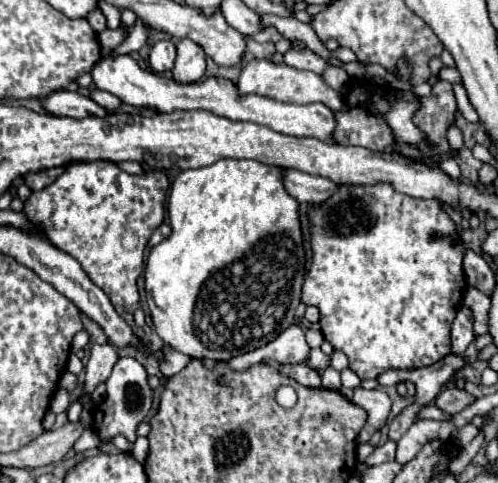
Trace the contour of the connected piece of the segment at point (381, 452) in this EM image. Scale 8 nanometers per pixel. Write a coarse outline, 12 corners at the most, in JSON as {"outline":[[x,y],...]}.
{"outline":[[387,441],[365,459],[367,465],[379,465],[395,459],[395,443]]}

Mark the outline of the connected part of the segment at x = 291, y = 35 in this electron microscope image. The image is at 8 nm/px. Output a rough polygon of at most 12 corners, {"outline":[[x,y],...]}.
{"outline":[[261,15],[287,39],[303,41],[313,53],[331,57],[315,31],[295,17]]}

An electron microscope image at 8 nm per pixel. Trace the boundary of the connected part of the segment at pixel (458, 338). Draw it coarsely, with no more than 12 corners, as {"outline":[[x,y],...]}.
{"outline":[[461,307],[453,327],[453,353],[465,353],[475,339],[473,313]]}

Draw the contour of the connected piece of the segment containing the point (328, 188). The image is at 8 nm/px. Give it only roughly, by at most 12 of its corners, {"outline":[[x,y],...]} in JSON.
{"outline":[[283,169],[291,197],[323,203],[337,185],[331,179]]}

